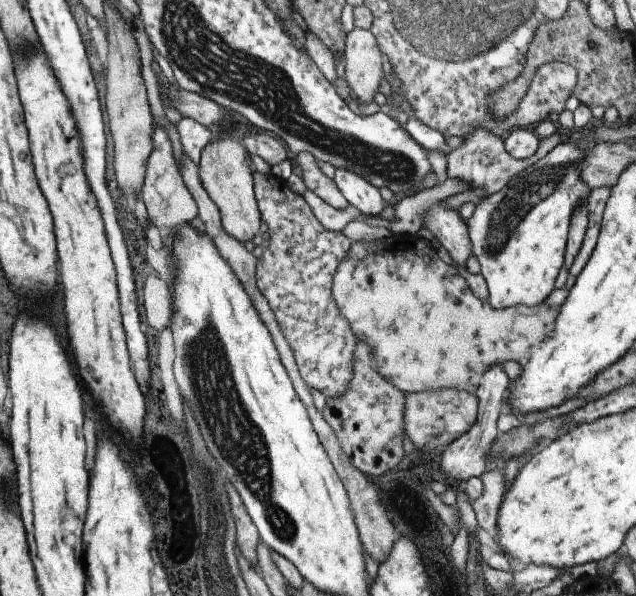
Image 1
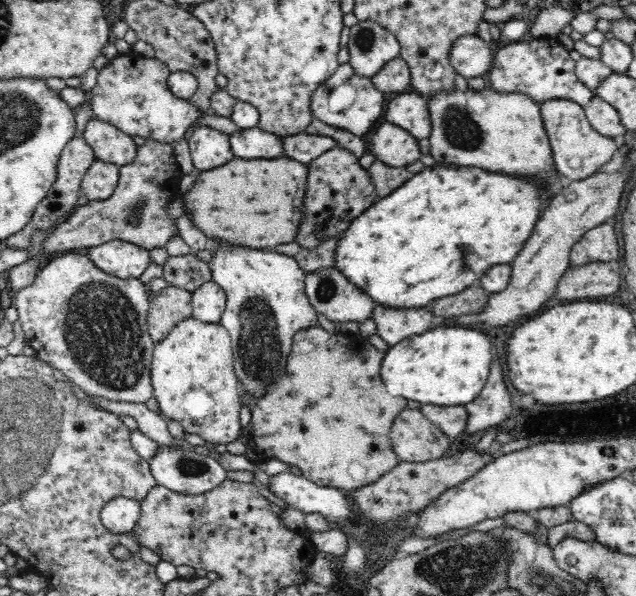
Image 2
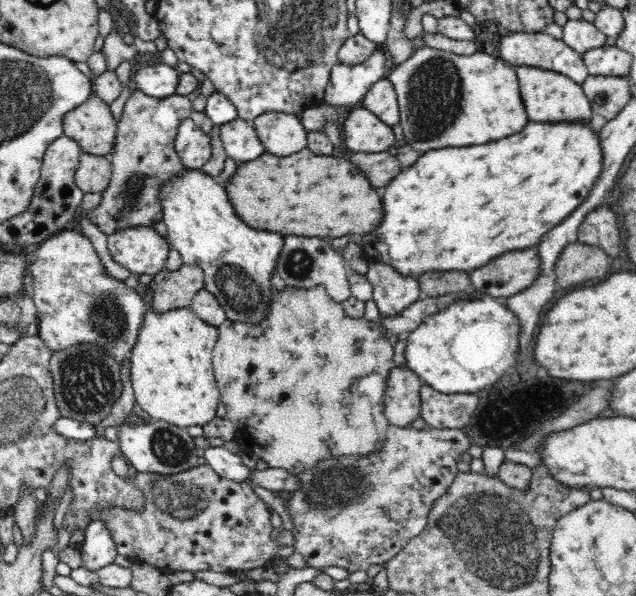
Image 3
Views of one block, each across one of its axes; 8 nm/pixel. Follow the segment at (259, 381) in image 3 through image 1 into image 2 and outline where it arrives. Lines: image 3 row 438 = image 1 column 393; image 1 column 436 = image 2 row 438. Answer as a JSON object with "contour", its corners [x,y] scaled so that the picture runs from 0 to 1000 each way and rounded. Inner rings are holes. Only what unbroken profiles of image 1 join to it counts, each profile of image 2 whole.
{"contour":[[[502,547],[472,552],[462,560],[450,617],[425,648],[418,661],[398,668],[379,658],[381,681],[395,688],[398,732],[392,733],[399,760],[418,770],[437,770],[469,784],[483,805],[506,817],[553,824],[593,809],[618,789],[627,770],[612,733],[619,701],[642,681],[631,664],[613,661],[597,631],[601,596],[580,576],[582,564],[542,562],[536,555],[516,559]]]}

